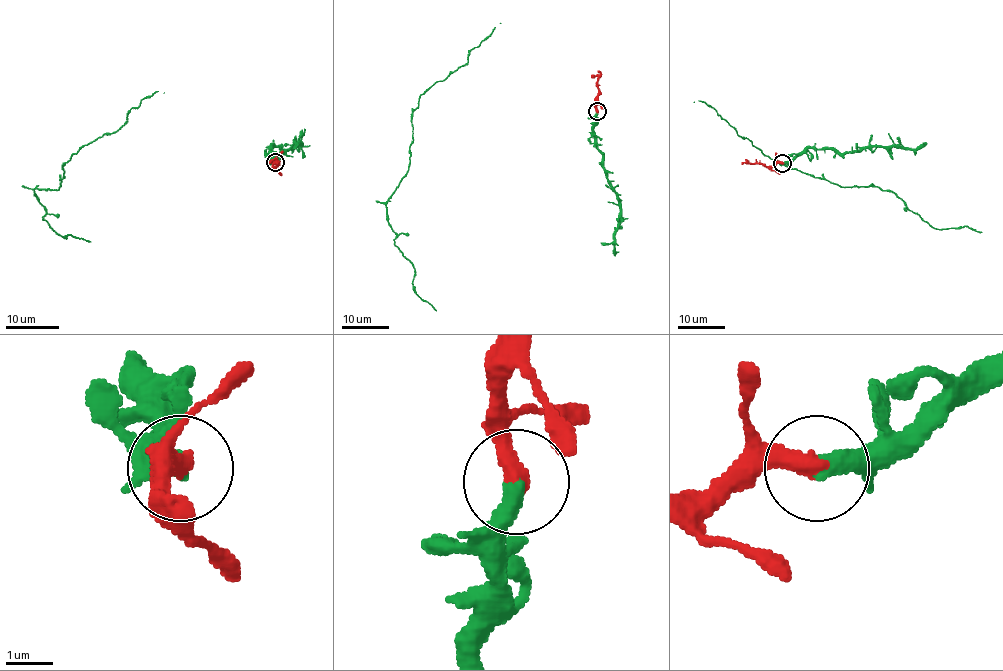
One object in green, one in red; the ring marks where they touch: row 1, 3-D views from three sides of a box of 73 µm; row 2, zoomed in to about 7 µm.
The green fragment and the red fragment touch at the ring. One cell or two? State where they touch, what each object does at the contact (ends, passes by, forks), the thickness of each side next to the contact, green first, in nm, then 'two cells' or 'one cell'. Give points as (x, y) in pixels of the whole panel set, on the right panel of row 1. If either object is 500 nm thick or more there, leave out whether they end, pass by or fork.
at (782, 163); green ends there; red ends there; 380 nm thick on the green side, 420 nm on the other; one cell

